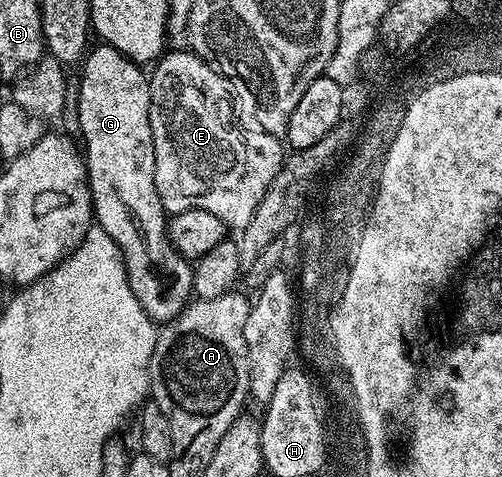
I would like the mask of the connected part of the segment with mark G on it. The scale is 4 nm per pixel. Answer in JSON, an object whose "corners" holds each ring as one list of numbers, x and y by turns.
{"corners":[[99,44,94,50,95,47,82,63,83,79,79,82,79,130,83,133,82,145,85,147,87,185,91,187,93,218,119,245,127,269,129,288,133,288,133,296,137,296,141,308,145,308,152,322,166,324,179,316,192,297,193,266,188,259,179,255,172,246,171,239,167,237,169,215,163,209,161,196,157,196,153,136,149,124,151,83,148,75,139,71,142,69,136,63,129,61,113,47]]}

